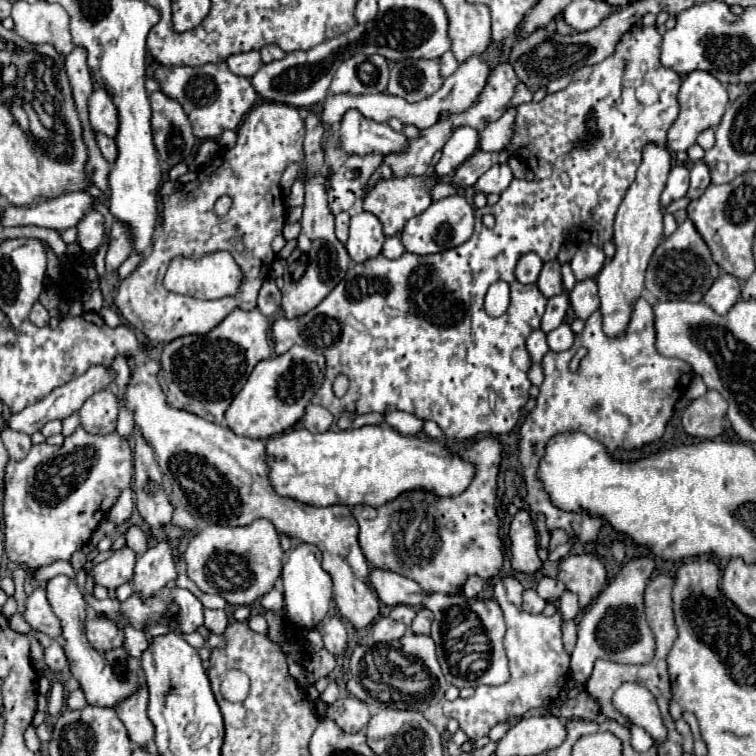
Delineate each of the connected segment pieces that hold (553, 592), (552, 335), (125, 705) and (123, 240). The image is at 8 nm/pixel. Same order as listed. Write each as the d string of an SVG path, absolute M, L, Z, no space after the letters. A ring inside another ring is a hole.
M543 576L535 588L535 592L545 598L547 602L553 602L553 600L559 600L559 596L563 594L565 590L565 584L557 578L549 578L549 576Z
M563 322L559 328L555 328L547 334L547 342L549 342L549 348L553 352L569 350L573 346L573 338L575 338L575 334L567 322Z
M141 684L135 694L131 694L115 706L115 714L125 724L129 738L135 746L149 746L155 736L153 724L147 718L147 702L149 694L145 684Z
M115 222L113 228L111 228L109 250L107 250L107 256L105 256L107 272L117 270L127 260L127 256L131 252L133 252L133 244L131 244L131 238L129 238L129 230L123 224Z

